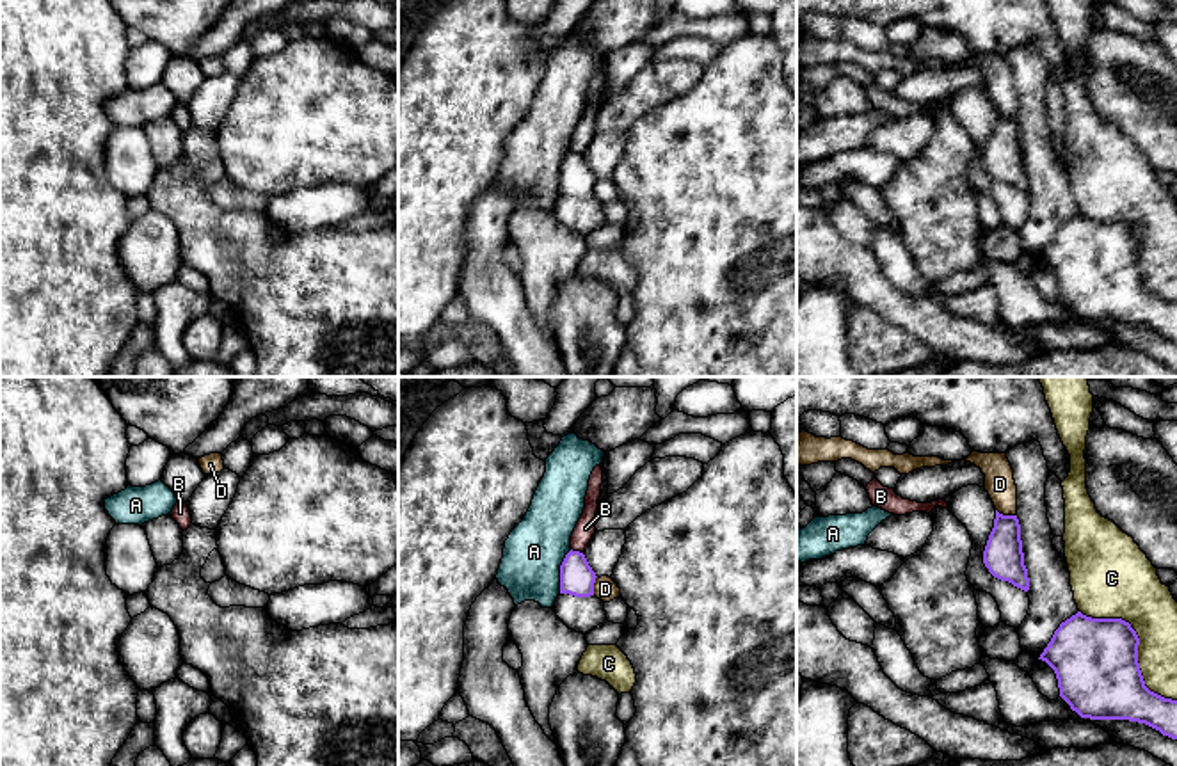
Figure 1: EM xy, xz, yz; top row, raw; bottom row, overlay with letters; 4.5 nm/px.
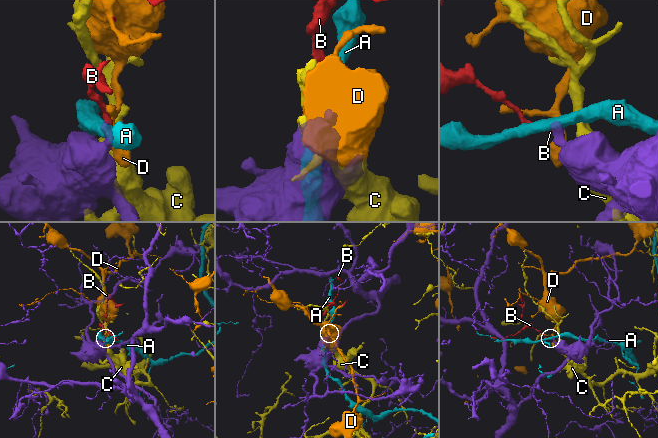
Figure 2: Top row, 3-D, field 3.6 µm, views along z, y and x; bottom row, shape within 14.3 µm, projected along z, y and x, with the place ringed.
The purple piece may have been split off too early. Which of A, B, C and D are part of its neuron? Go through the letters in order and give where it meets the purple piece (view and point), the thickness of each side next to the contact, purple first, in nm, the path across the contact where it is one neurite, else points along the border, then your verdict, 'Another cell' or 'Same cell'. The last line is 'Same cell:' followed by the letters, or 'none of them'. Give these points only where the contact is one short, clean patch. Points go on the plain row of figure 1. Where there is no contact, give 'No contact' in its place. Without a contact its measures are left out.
A: Touches purple at xz (560, 173). Thickness 160 nm (purple) against 280 nm. Boundary: xz (571, 151), (560, 167), (559, 194). Another cell
B: Touches purple at xz (576, 153). Thickness 160 nm (purple) against 90 nm. Boundary: xz (571, 150), (582, 155). Another cell
C: Touches purple at yz (1138, 246). Thickness 380 nm (purple) against 280 nm. Another cell
D: Touches purple at yz (1007, 118). Thickness 180 nm (purple) against 140 nm. Boundary: yz (996, 111), (1007, 118), (1016, 118). Another cell
Same cell: none of them

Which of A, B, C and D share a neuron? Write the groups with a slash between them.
A / B D / C

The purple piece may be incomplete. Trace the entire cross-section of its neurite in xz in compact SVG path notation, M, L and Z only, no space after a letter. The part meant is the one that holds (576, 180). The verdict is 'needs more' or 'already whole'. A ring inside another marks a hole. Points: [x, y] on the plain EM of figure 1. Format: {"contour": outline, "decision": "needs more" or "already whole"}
{"contour": "M569 153L560 167L560 195L574 199L594 197L596 174L580 153Z", "decision": "already whole"}

